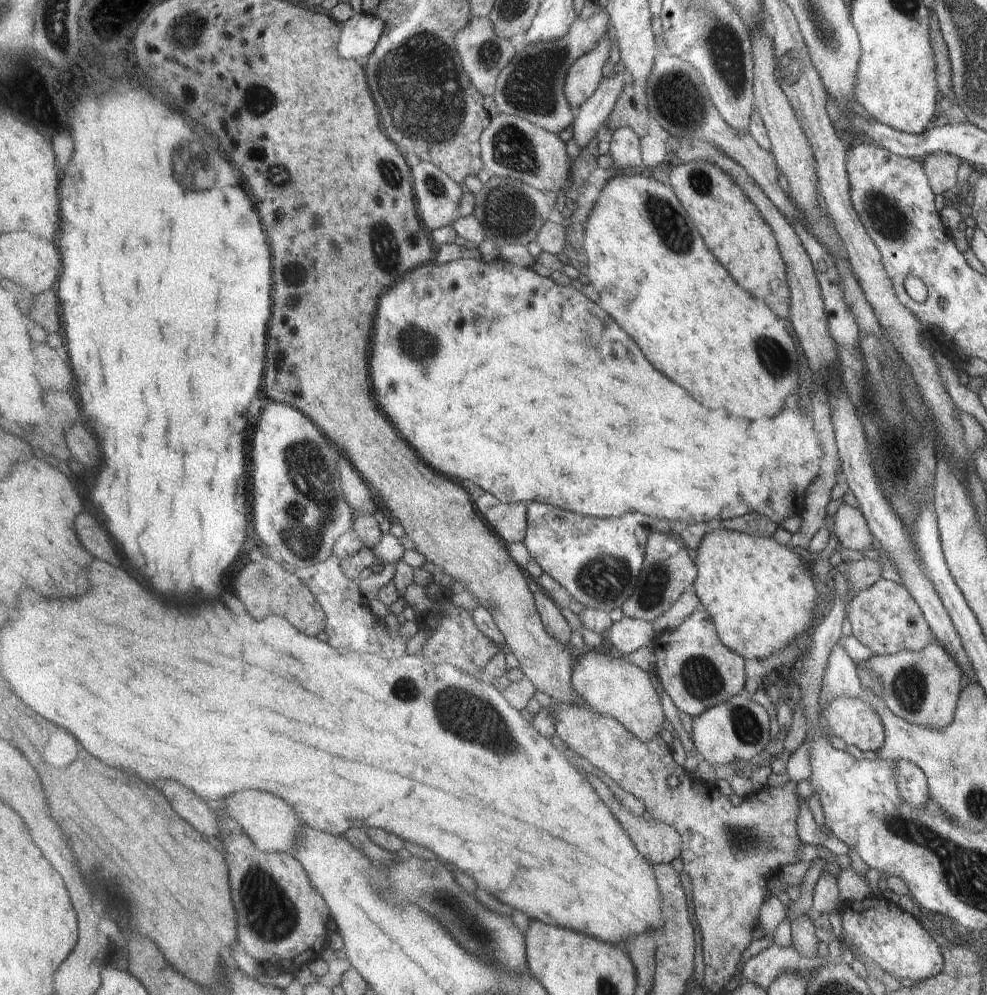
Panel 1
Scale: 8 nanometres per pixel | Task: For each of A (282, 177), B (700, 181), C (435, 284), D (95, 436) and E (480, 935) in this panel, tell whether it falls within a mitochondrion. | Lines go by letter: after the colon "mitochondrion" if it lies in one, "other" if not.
A: mitochondrion
B: mitochondrion
C: other
D: other
E: mitochondrion

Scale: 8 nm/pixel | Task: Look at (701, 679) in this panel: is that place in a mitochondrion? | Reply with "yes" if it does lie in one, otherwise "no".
yes

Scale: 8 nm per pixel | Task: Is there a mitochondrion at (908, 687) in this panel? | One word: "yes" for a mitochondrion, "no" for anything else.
yes

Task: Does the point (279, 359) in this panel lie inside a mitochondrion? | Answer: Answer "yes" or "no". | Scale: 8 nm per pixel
no

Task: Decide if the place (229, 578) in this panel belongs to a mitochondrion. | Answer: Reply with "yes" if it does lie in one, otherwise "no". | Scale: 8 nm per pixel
no

